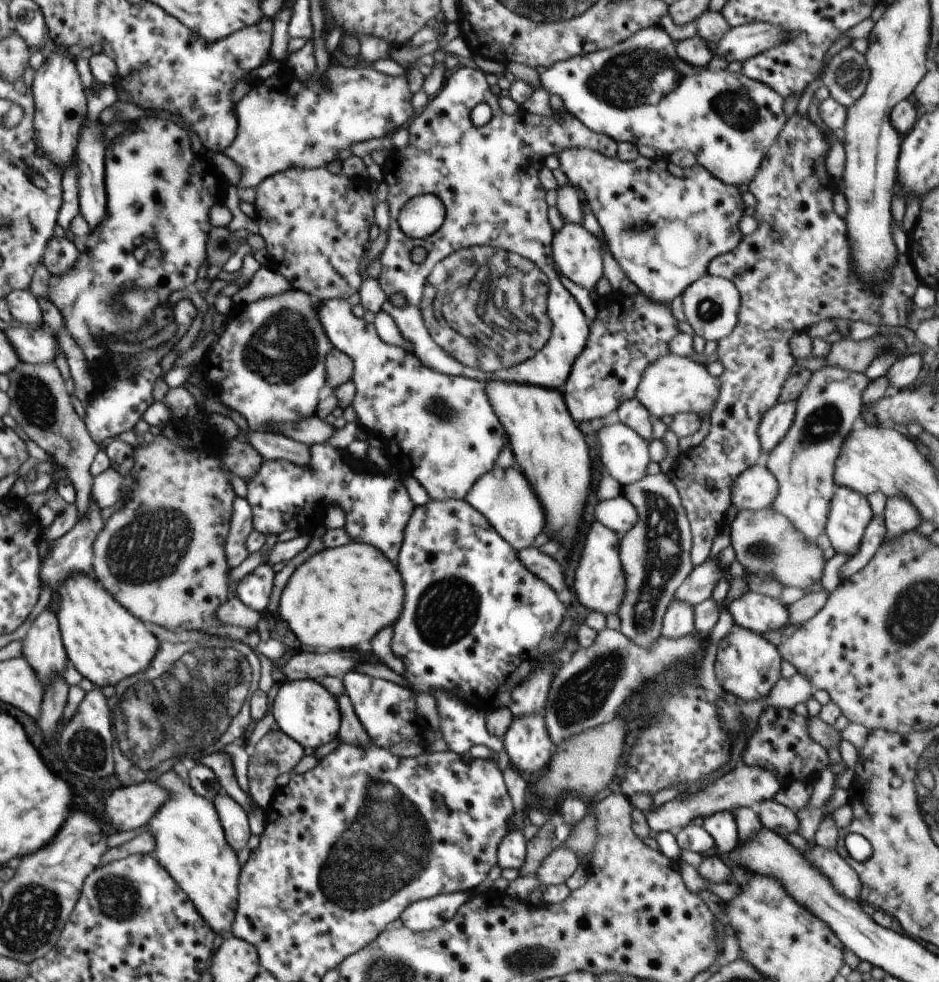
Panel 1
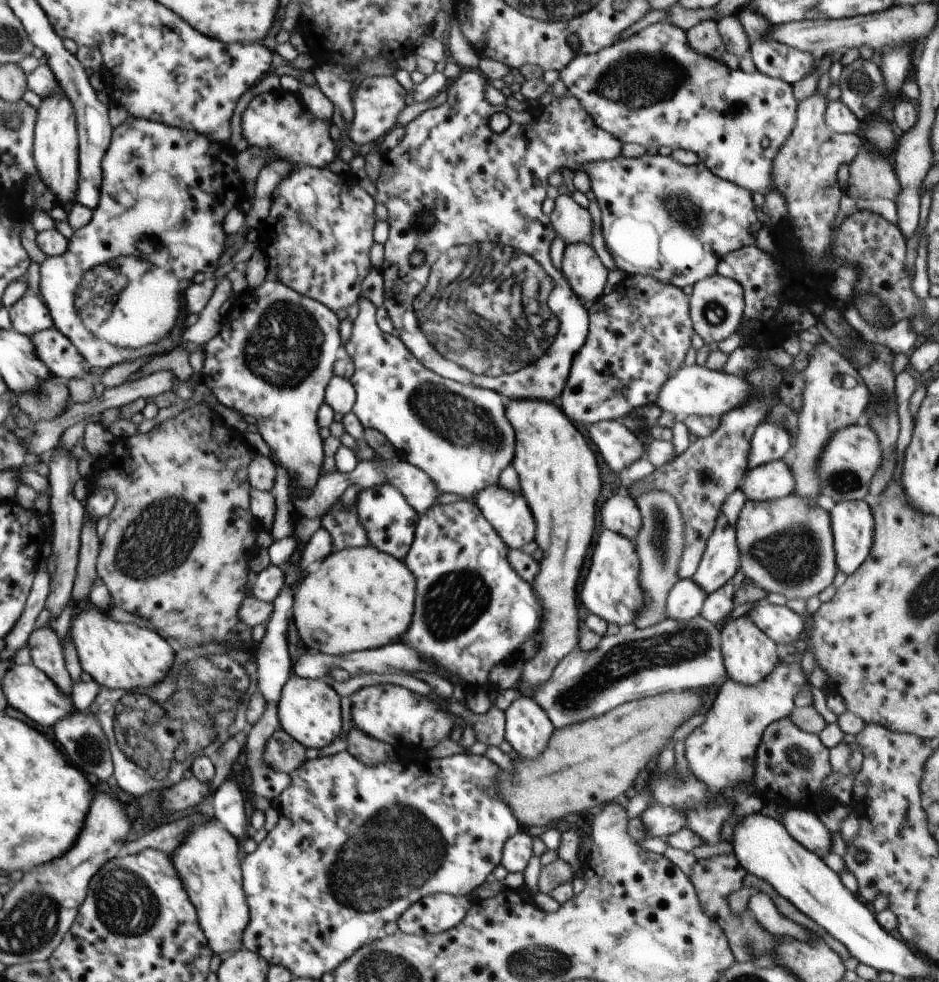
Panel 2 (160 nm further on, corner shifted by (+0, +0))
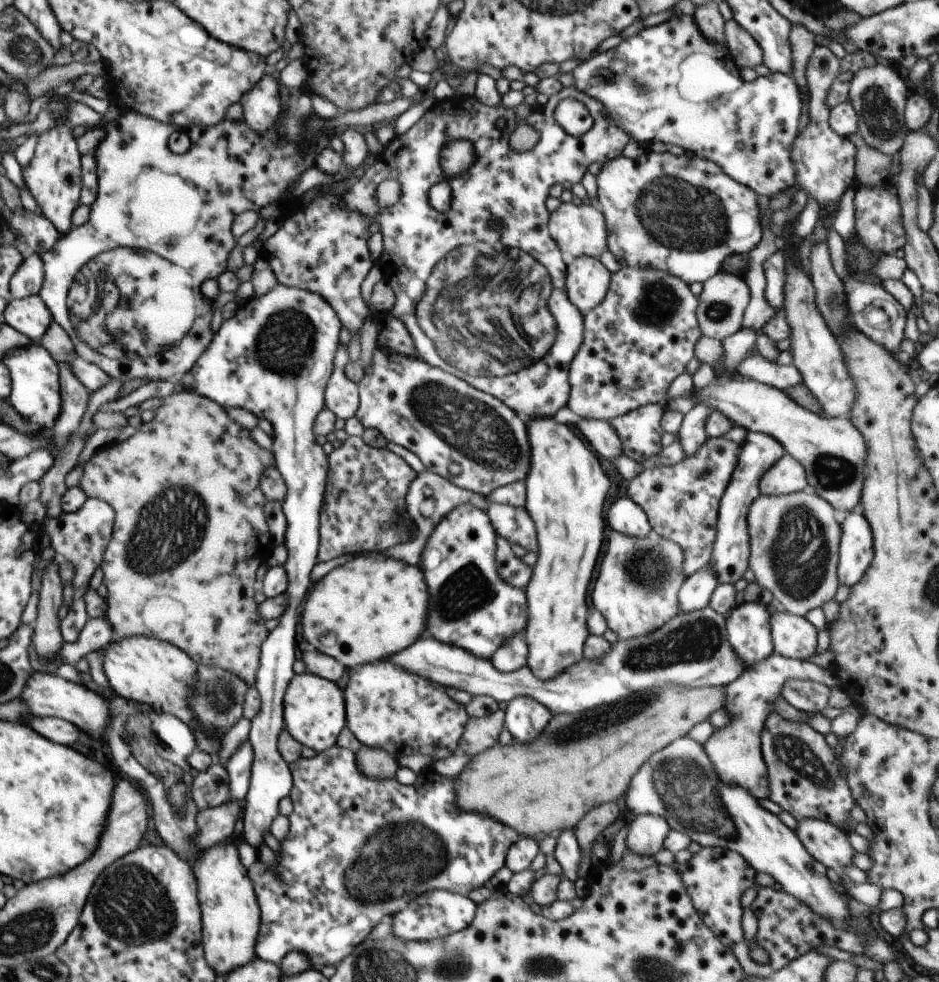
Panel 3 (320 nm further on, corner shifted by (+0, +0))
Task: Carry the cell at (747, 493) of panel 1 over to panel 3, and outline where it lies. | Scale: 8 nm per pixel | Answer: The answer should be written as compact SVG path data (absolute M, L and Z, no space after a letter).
M786 454L761 479L761 495L788 495L808 490L805 469L792 456Z

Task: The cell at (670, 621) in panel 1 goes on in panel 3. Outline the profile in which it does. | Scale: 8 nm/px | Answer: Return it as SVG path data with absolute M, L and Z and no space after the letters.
M709 565L688 576L679 591L681 612L689 613L709 607L711 595L718 586L717 575Z

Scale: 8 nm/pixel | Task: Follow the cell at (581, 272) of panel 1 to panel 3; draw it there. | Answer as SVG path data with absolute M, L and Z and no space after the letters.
M584 255L567 266L566 294L584 316L605 299L610 283L611 272L600 259Z

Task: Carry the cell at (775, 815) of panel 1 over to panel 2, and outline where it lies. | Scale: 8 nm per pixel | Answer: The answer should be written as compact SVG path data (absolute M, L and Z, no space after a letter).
M788 809L782 822L790 836L822 860L833 847L833 833L811 810Z

